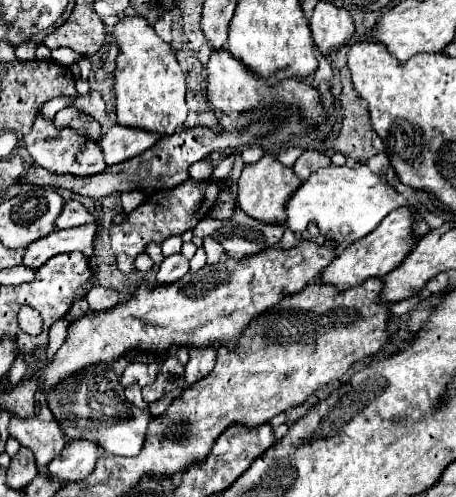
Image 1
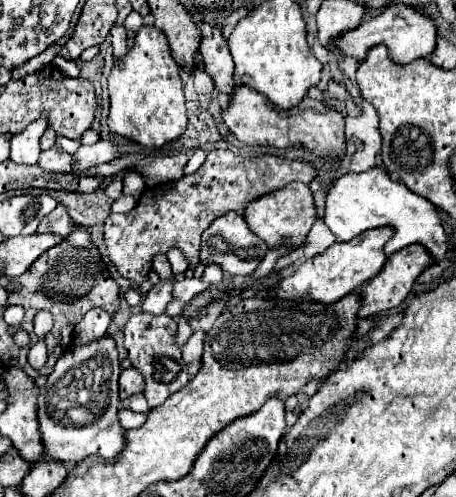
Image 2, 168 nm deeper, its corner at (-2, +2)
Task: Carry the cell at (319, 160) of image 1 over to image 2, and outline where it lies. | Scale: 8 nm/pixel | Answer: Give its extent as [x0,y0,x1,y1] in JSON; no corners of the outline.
[105,151,317,283]

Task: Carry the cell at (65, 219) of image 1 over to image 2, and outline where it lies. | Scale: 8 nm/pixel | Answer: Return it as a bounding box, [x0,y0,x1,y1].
[37,205,75,237]

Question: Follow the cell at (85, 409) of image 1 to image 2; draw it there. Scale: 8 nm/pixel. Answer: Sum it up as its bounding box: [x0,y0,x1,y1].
[37,337,127,465]

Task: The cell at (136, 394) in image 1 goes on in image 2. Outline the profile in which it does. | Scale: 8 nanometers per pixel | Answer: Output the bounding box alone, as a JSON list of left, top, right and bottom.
[121,393,149,413]

